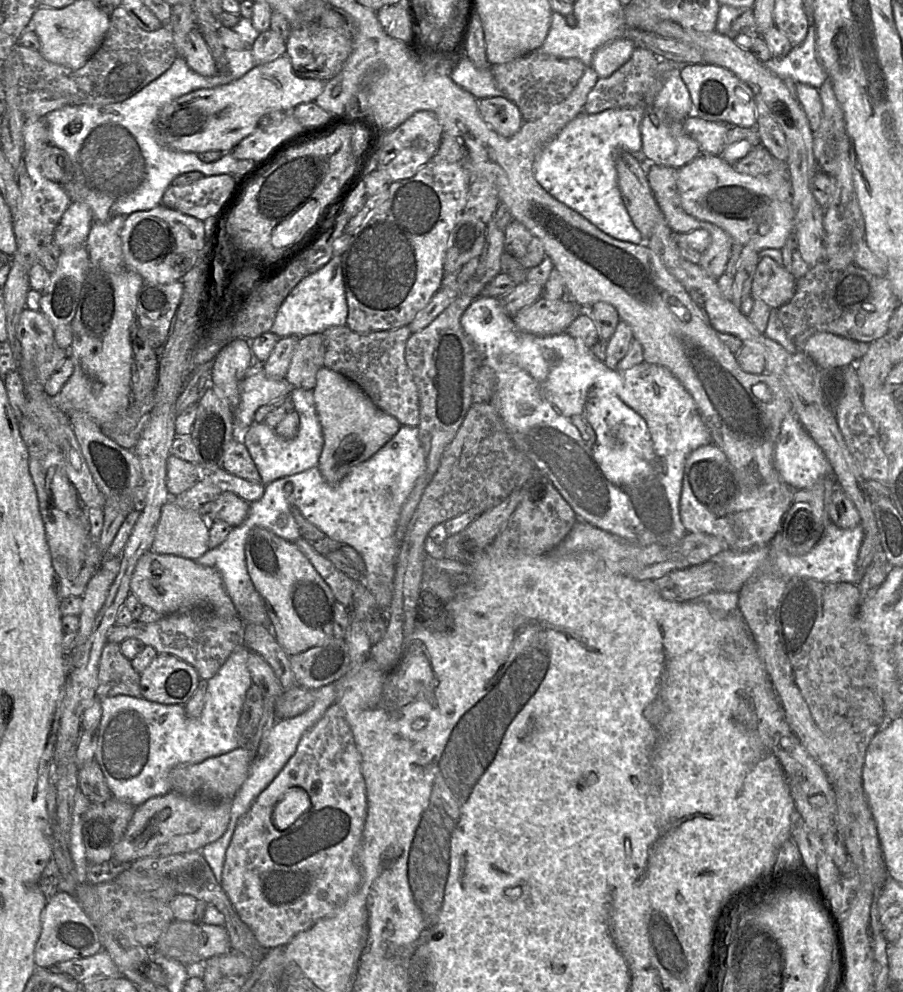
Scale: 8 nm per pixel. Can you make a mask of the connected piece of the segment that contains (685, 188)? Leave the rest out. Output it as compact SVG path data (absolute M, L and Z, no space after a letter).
M700 153L694 160L677 170L676 184L682 208L689 215L715 224L726 231L733 241L747 245L757 252L764 249L782 249L794 231L795 208L791 200L778 198L778 188L784 183L785 172L775 169L770 173L751 176L735 170L734 165L721 157Z

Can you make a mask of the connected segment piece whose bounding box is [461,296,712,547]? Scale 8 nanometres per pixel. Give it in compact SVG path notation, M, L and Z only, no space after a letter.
M477 297L463 312L461 325L482 352L484 365L492 368L496 374L497 386L490 403L501 417L517 448L531 460L535 469L550 479L562 498L574 511L577 521L584 521L641 546L674 547L682 542L688 534L681 521L679 510L685 461L693 450L712 442L711 435L692 396L667 368L643 361L624 372L611 370L602 361L594 357L591 349L583 341L570 336L566 332L538 336L519 330L515 326L513 317L505 312L498 298Z

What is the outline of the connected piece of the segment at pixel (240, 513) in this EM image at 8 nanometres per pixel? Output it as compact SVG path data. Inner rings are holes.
M223 492L215 501L208 515L203 515L211 524L222 520L232 527L241 525L248 516L250 504L233 492Z

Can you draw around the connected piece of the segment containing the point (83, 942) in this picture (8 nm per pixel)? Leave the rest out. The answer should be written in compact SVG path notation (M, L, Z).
M57 892L48 901L42 913L41 929L34 953L37 967L50 968L63 961L93 956L102 950L97 928L80 904L65 892Z

